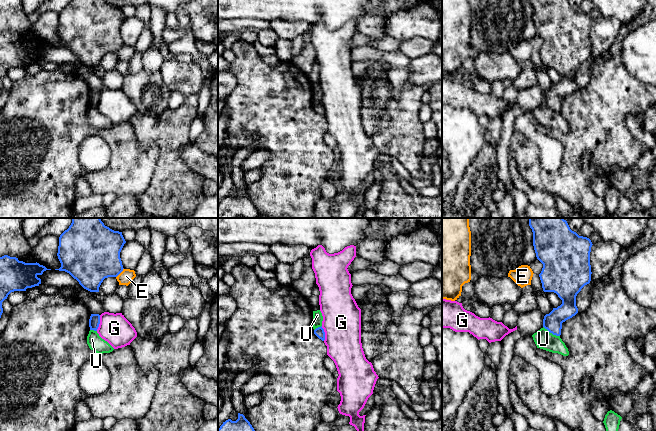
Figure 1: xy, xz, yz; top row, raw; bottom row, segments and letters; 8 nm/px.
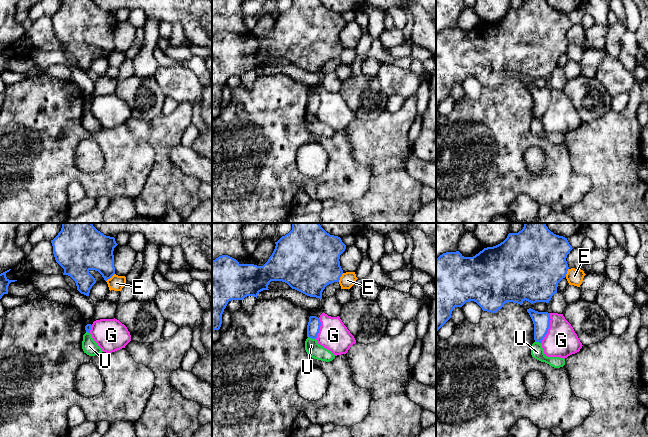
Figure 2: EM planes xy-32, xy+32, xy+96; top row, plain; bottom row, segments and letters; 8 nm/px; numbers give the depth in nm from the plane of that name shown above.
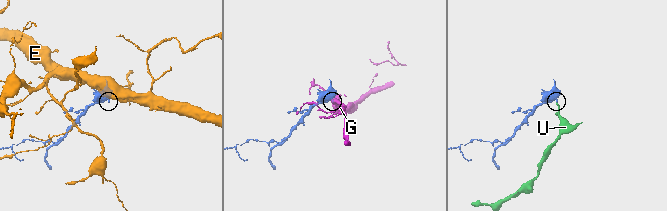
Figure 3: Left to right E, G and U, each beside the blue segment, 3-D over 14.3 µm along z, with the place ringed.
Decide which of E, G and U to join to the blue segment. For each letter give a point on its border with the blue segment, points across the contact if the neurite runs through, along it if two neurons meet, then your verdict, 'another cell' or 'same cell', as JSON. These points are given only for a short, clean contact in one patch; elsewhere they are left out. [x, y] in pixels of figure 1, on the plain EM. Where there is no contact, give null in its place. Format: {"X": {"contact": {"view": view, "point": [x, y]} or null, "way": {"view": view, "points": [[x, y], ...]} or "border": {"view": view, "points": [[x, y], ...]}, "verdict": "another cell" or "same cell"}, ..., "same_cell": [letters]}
{"E": {"contact": {"view": "xy", "point": [120, 48]}, "border": {"view": "xy", "points": [[123, 44], [116, 53]]}, "verdict": "another cell"}, "G": {"contact": {"view": "xy", "point": [99, 99]}, "border": {"view": "xy", "points": [[100, 91], [100, 99], [96, 106]]}, "verdict": "another cell"}, "U": {"contact": {"view": "yz", "point": [551, 108]}, "border": {"view": "yz", "points": [[543, 102], [559, 112]]}, "verdict": "another cell"}, "same_cell": []}

